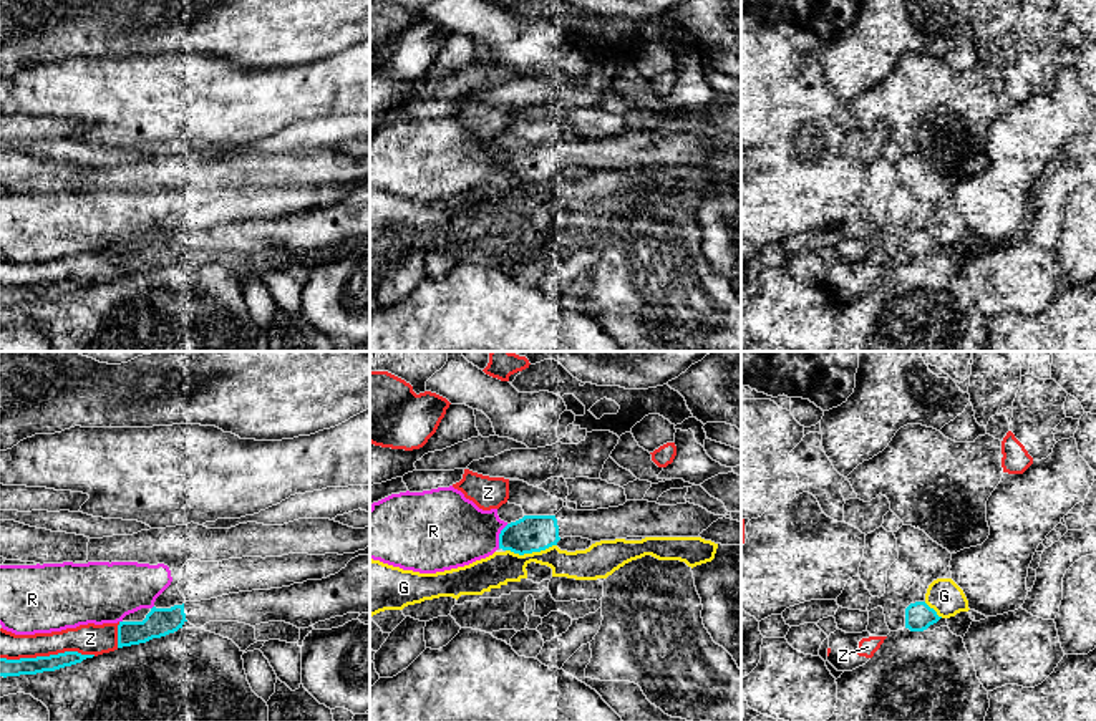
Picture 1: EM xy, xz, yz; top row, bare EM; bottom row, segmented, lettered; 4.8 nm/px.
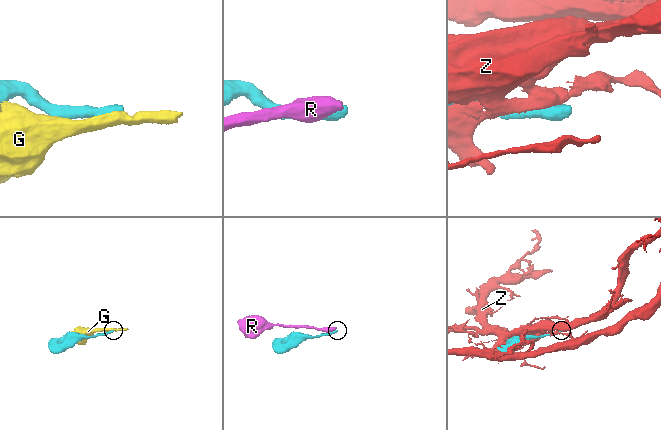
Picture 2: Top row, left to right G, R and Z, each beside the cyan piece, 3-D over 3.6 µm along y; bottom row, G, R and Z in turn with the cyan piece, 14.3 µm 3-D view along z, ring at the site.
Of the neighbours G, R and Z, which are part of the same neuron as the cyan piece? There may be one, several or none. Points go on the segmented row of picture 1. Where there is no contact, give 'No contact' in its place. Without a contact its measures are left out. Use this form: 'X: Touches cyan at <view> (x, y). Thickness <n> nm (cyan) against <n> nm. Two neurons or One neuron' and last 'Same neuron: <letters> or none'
G: Touches cyan at xz (531, 552). Thickness 180 nm (cyan) against 160 nm. Two neurons
R: Touches cyan at xz (499, 536). Thickness 180 nm (cyan) against 360 nm. Two neurons
Z: Touches cyan at xy (47, 657). Thickness 80 nm (cyan) against 150 nm. Two neurons
Same neuron: none

